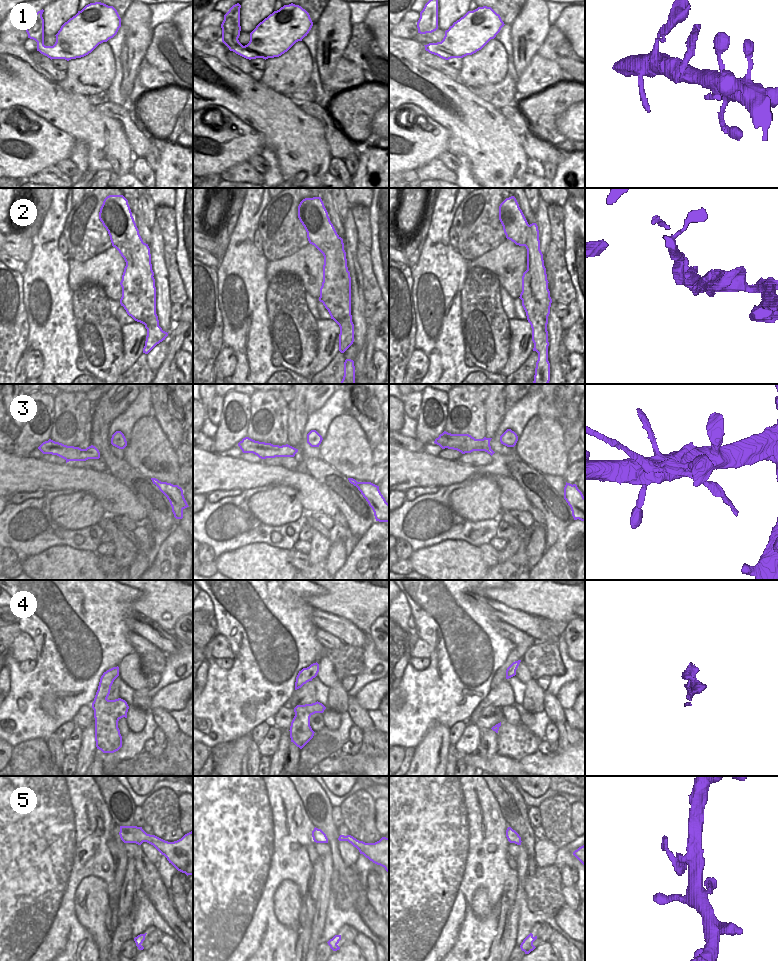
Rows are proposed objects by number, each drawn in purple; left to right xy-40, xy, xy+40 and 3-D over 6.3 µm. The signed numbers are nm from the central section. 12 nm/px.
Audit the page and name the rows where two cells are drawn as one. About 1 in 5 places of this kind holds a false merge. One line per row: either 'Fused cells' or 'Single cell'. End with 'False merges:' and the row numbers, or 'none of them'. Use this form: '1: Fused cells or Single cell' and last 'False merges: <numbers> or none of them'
1: Single cell
2: Fused cells
3: Fused cells
4: Single cell
5: Single cell
False merges: 2, 3

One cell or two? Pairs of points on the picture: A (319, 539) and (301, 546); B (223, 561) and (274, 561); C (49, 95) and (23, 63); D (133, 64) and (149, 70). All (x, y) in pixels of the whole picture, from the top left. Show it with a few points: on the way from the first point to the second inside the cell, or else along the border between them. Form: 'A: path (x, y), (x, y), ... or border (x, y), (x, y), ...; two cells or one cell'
A: border (309, 540), (310, 551), (307, 554); two cells
B: path (236, 561), (261, 561); one cell
C: path (41, 87), (25, 71); one cell
D: border (144, 58), (137, 73); two cells

